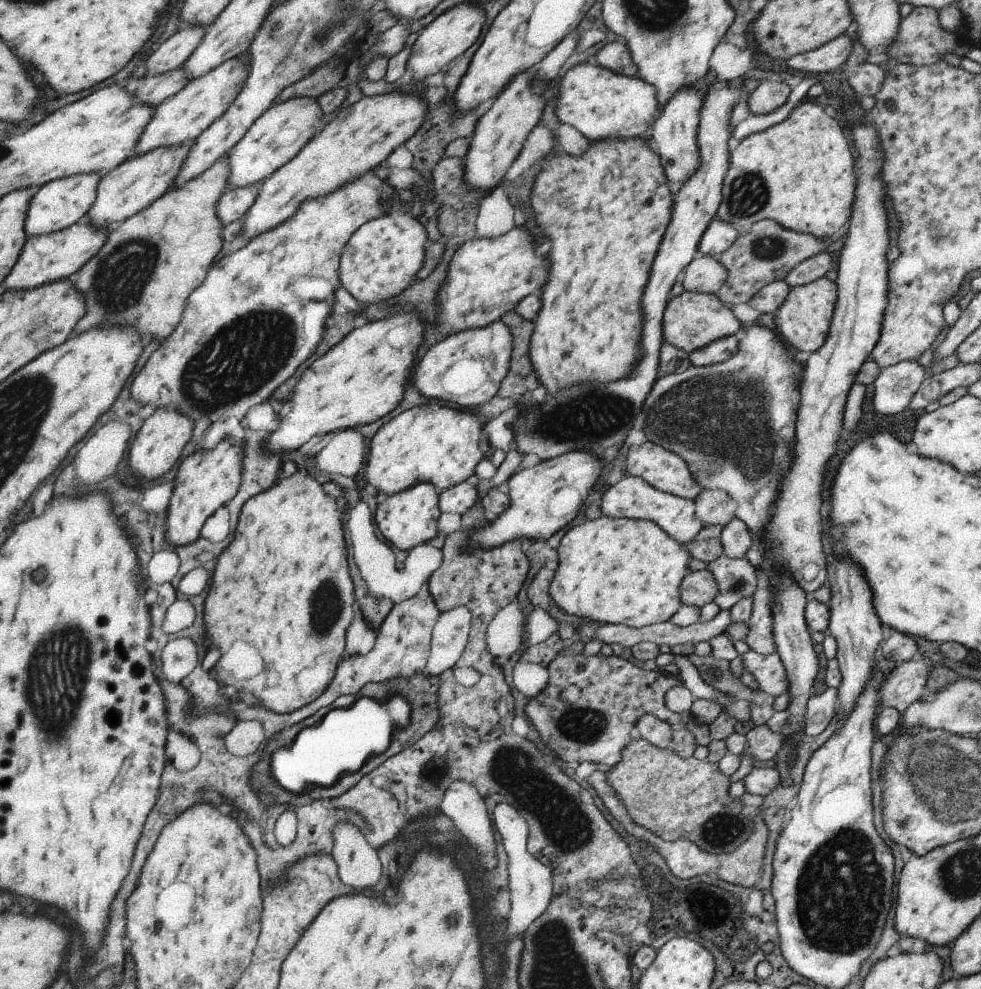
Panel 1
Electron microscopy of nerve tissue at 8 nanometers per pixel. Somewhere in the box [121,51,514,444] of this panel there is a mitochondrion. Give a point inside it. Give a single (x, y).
(254, 348)

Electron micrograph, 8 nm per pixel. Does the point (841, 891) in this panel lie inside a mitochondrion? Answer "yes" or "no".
yes

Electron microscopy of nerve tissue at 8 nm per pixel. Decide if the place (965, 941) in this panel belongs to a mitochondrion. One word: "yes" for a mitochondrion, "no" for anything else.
no

